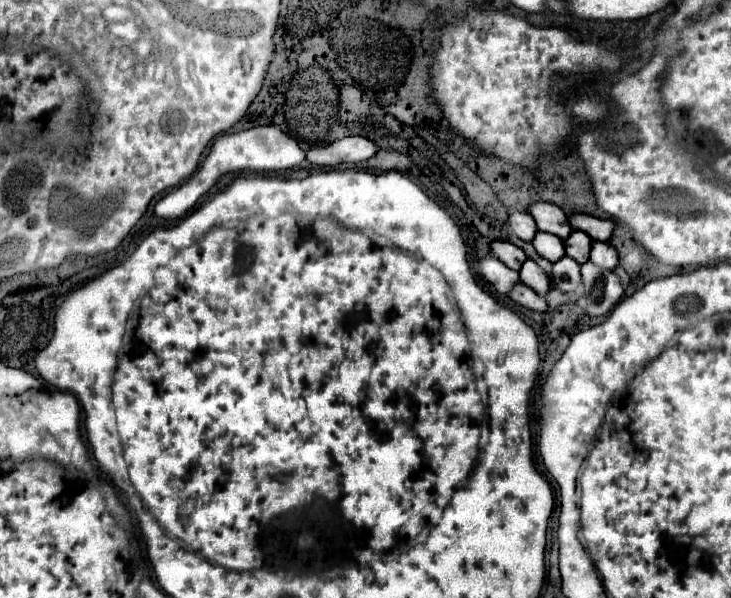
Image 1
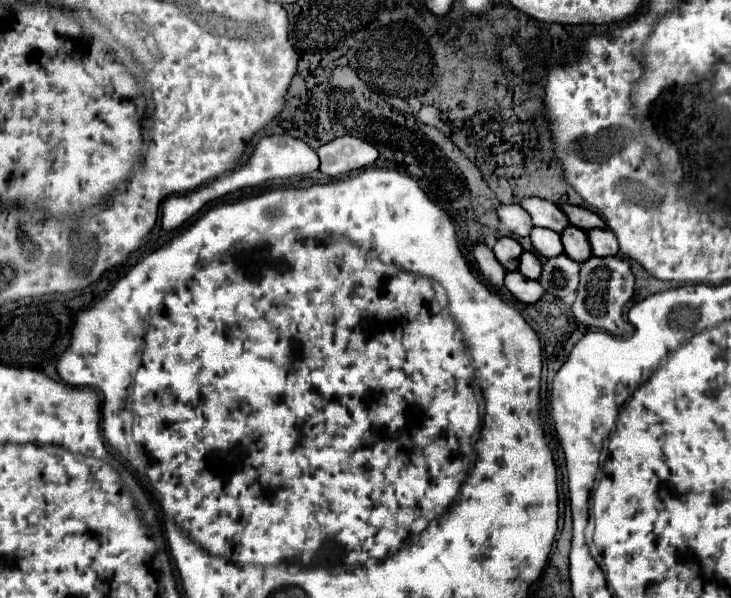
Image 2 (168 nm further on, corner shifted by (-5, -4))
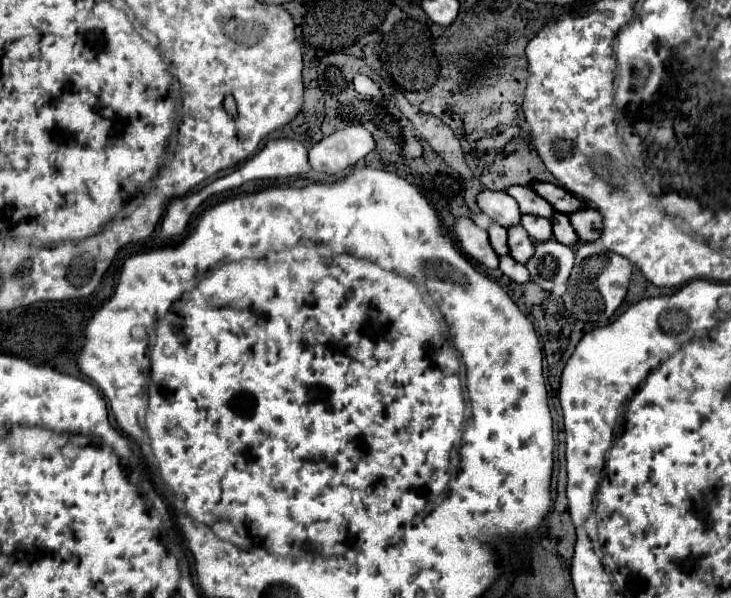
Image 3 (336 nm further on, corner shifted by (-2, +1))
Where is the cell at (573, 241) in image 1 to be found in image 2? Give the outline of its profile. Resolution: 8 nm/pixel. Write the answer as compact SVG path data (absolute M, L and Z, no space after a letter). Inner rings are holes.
M565 228L561 234L561 242L565 248L565 254L571 256L575 262L583 262L591 258L591 244L587 240L587 234L581 228Z

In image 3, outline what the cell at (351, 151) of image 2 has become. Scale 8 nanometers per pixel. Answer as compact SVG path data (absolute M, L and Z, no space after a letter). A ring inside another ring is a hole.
M356 125L324 137L310 149L308 155L314 171L338 175L344 169L356 165L360 159L364 159L372 149L374 149L372 135L364 127Z

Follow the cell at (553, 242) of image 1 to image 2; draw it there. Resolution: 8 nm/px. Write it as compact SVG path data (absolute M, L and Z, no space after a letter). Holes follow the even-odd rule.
M533 228L531 230L531 242L533 248L543 256L559 256L559 252L563 252L563 244L561 244L561 236L557 232L551 230L543 230L543 228Z

